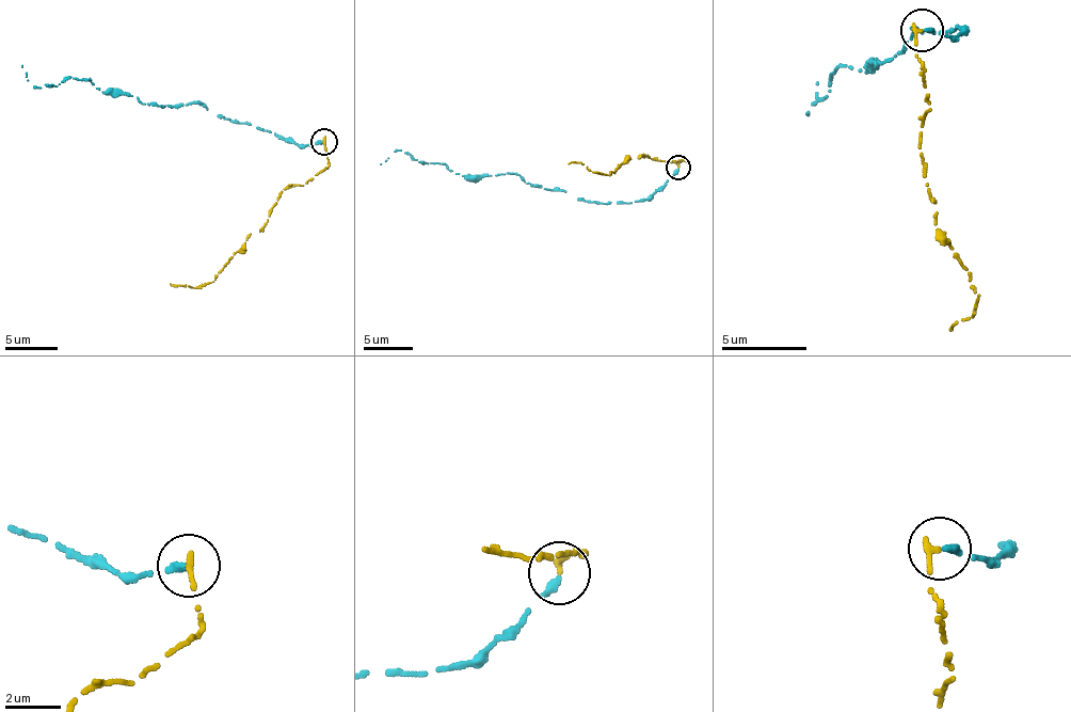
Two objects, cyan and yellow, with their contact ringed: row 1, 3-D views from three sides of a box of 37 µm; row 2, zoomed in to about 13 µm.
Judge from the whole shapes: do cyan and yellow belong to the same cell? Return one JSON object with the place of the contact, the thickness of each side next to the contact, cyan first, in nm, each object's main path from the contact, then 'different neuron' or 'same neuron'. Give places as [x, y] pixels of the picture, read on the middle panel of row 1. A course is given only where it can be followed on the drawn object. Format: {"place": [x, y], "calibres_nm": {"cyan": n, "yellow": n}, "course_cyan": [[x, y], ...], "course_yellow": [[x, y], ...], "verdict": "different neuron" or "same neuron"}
{"place": [678, 168], "calibres_nm": {"cyan": 280, "yellow": 260}, "course_cyan": [[678, 168], [645, 200], [606, 204], [530, 185], [518, 174], [463, 176], [397, 149], [380, 164]], "course_yellow": [[678, 168], [680, 162], [688, 159], [670, 162], [642, 155], [627, 157], [608, 174], [568, 162]], "verdict": "different neuron"}

